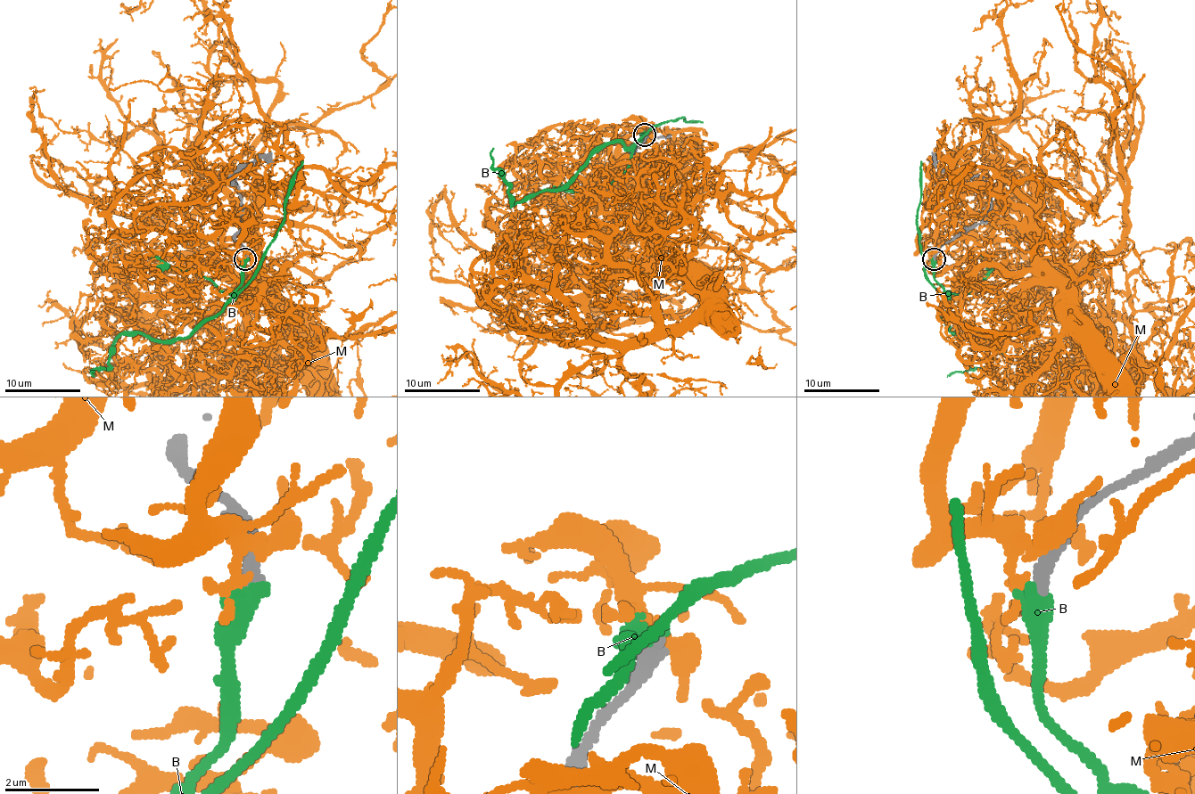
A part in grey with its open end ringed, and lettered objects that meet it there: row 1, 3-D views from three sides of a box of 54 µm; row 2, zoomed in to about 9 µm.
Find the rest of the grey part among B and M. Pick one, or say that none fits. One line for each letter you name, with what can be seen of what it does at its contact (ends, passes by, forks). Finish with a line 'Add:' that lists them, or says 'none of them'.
B: it ends
Add: B

